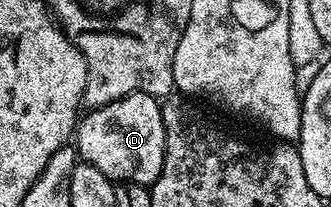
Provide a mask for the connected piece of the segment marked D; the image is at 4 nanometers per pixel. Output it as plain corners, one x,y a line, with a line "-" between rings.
131,92
129,96
107,104
104,108
89,111
89,116
85,115
79,121
74,133
74,147
79,159
85,164
98,166
98,170
102,170
102,174
106,174
113,182
152,185
160,177
164,165
164,123
161,107
161,101
157,97
148,96
144,92

